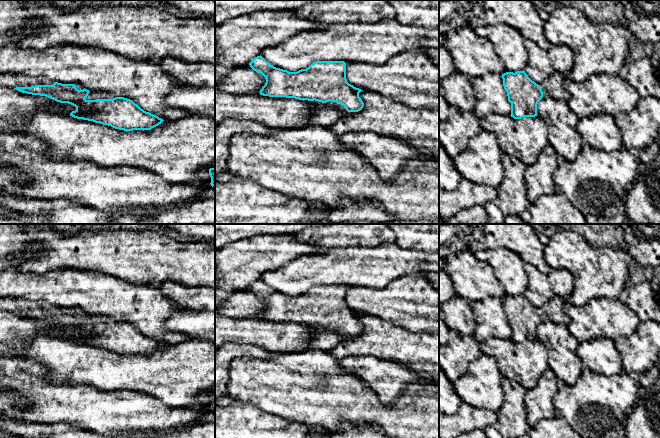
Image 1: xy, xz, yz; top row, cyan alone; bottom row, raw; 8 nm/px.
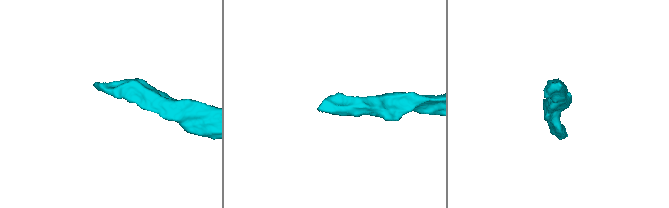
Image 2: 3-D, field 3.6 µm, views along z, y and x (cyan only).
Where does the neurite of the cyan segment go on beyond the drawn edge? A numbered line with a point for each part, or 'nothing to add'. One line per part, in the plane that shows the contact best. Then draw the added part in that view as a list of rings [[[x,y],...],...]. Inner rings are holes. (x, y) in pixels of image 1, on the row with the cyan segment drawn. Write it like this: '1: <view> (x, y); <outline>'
1: xy (10, 80); [[[0,74],[0,85],[10,88],[53,84],[54,81],[45,77],[31,77],[21,74]]]

